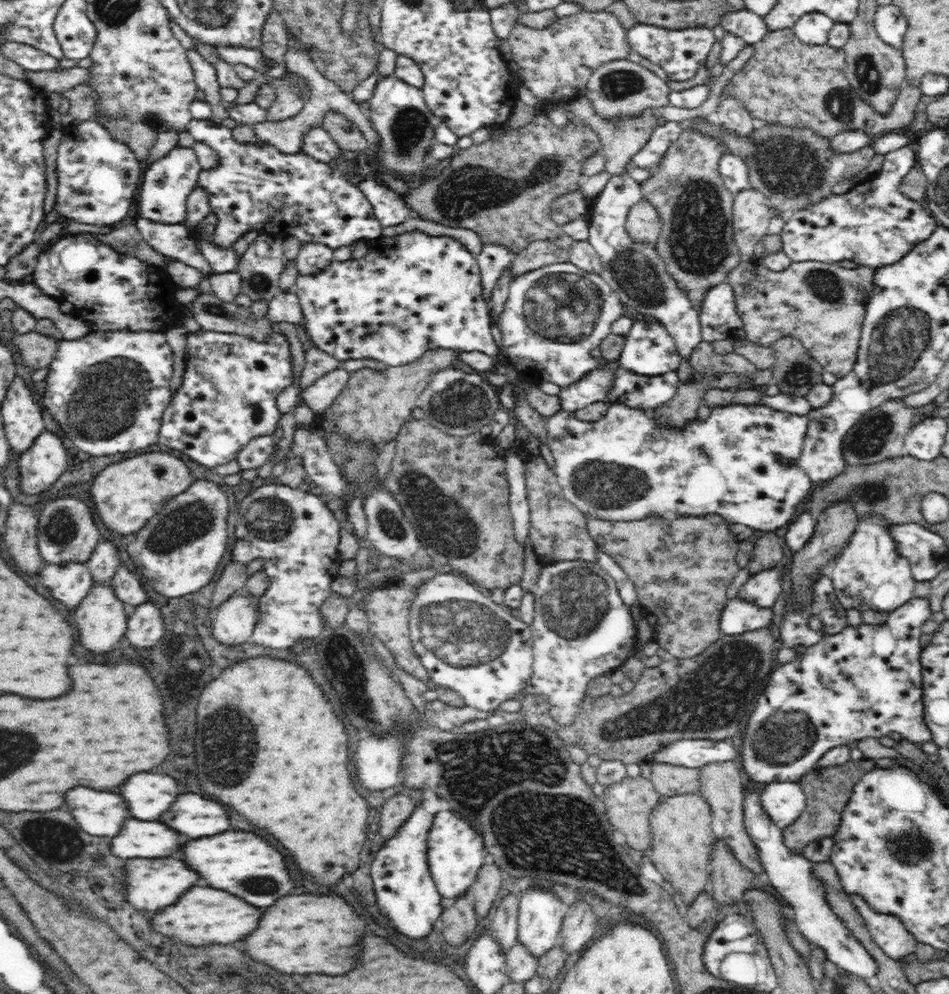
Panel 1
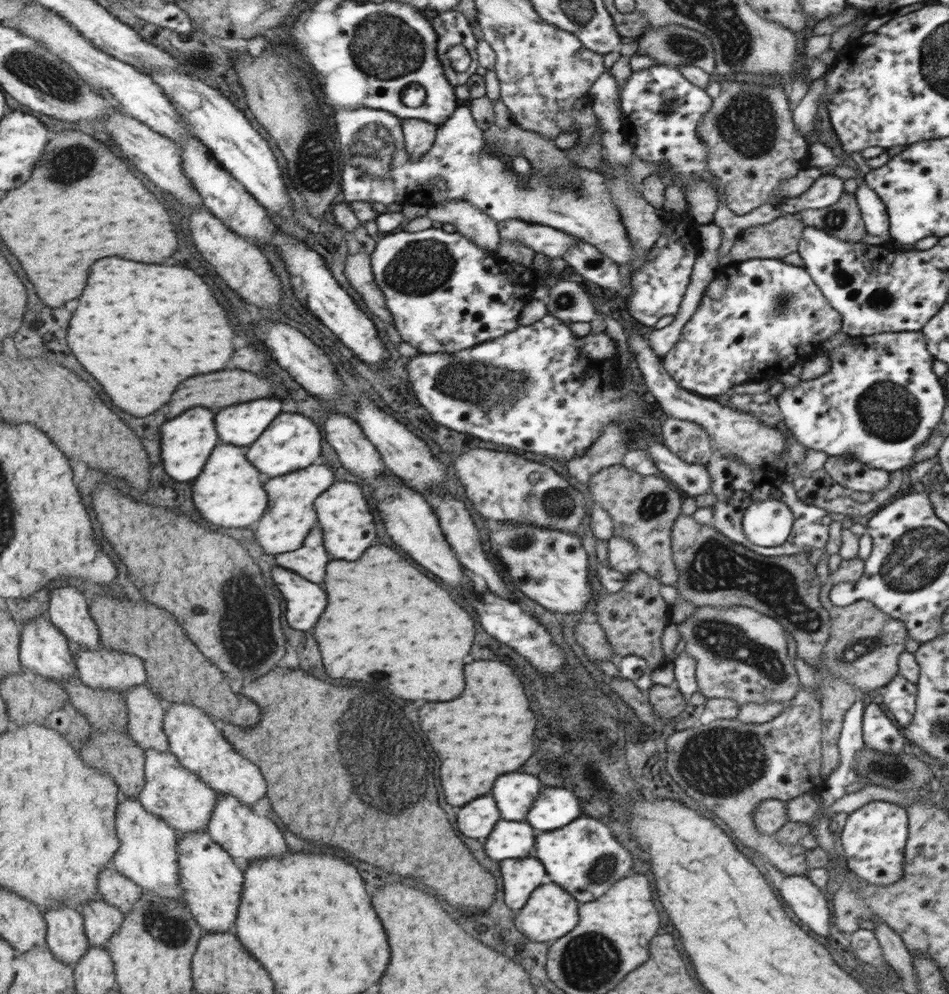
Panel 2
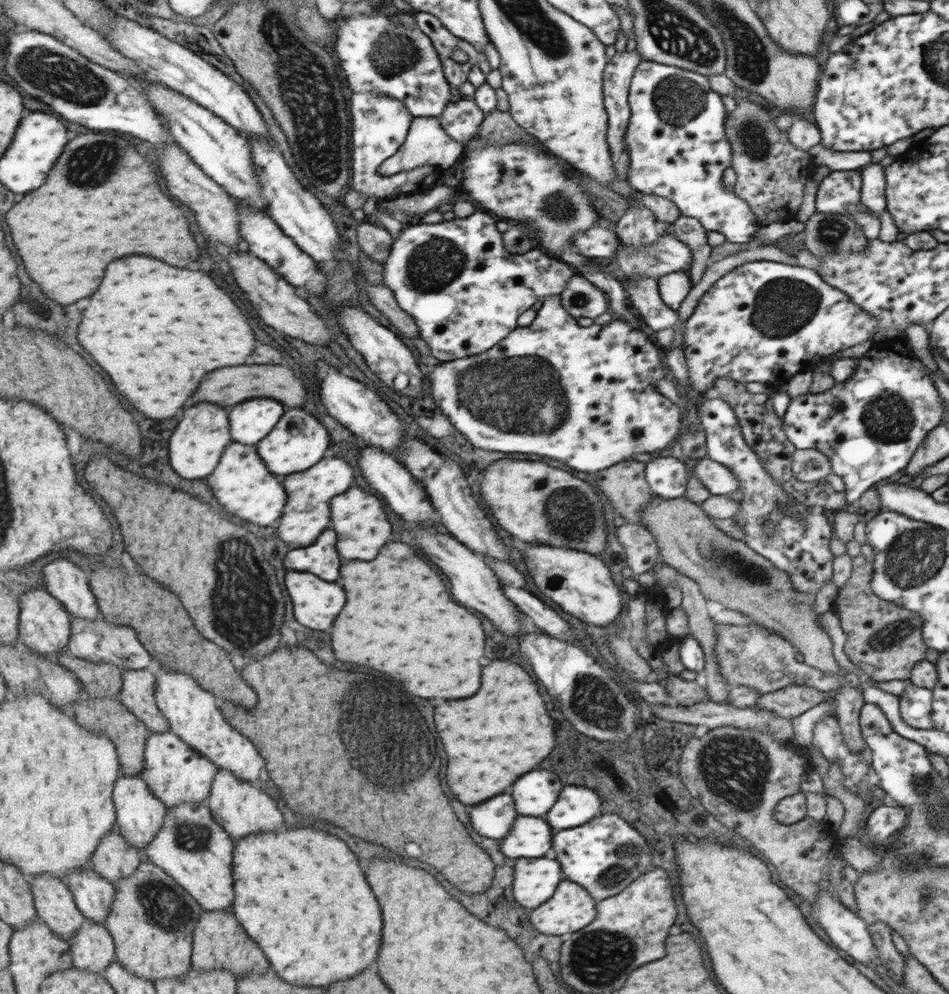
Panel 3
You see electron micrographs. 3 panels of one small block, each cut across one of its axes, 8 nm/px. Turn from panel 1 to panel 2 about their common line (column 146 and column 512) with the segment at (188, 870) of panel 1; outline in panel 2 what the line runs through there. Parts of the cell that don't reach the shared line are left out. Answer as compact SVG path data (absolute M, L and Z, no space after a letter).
M536 856L503 860L499 864L504 864L502 875L505 902L514 911L522 910L530 893L538 886L551 882L546 866Z

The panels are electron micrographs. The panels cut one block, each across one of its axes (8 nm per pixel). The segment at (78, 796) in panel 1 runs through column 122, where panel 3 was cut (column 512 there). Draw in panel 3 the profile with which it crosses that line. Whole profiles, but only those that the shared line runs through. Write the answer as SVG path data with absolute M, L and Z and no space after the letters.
M504 794L496 796L496 800L486 800L484 804L474 806L470 812L470 824L480 836L498 840L508 834L518 815L512 796Z

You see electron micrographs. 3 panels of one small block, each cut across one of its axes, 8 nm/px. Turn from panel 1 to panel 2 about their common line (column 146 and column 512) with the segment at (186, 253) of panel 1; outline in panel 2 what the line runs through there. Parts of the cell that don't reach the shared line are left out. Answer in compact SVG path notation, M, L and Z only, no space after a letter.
M508 218L497 223L501 240L520 242L520 245L532 249L535 253L539 252L551 258L562 257L574 244L584 242L577 236L551 226L527 223L517 218Z

